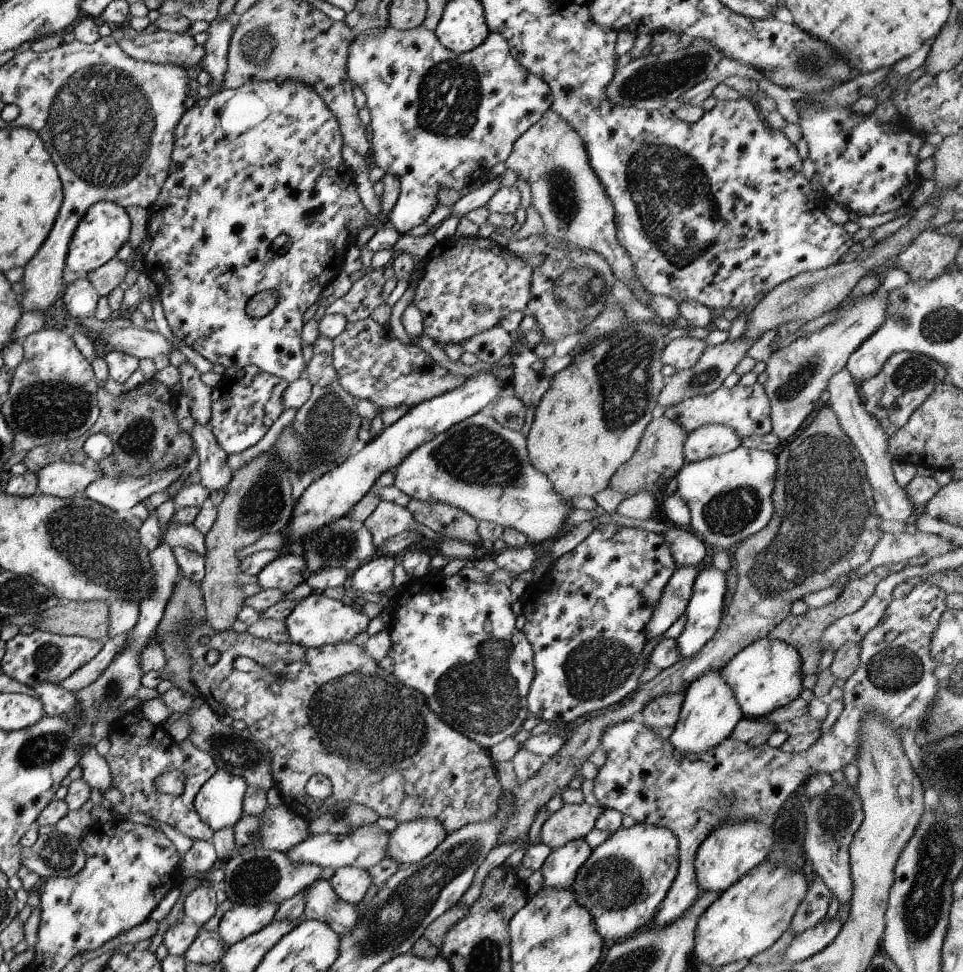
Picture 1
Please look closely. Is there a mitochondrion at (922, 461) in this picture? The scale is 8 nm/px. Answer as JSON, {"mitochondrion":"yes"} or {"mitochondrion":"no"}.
{"mitochondrion":"no"}

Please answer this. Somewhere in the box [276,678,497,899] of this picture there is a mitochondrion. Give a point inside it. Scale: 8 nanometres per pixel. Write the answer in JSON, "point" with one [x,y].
{"point":[343,813]}

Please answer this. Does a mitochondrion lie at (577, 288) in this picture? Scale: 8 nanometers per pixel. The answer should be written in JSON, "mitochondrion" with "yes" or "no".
{"mitochondrion":"yes"}

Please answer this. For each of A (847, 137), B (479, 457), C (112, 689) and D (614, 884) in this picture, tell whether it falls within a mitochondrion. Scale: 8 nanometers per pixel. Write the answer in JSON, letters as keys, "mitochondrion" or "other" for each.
{"A":"other","B":"mitochondrion","C":"mitochondrion","D":"mitochondrion"}

